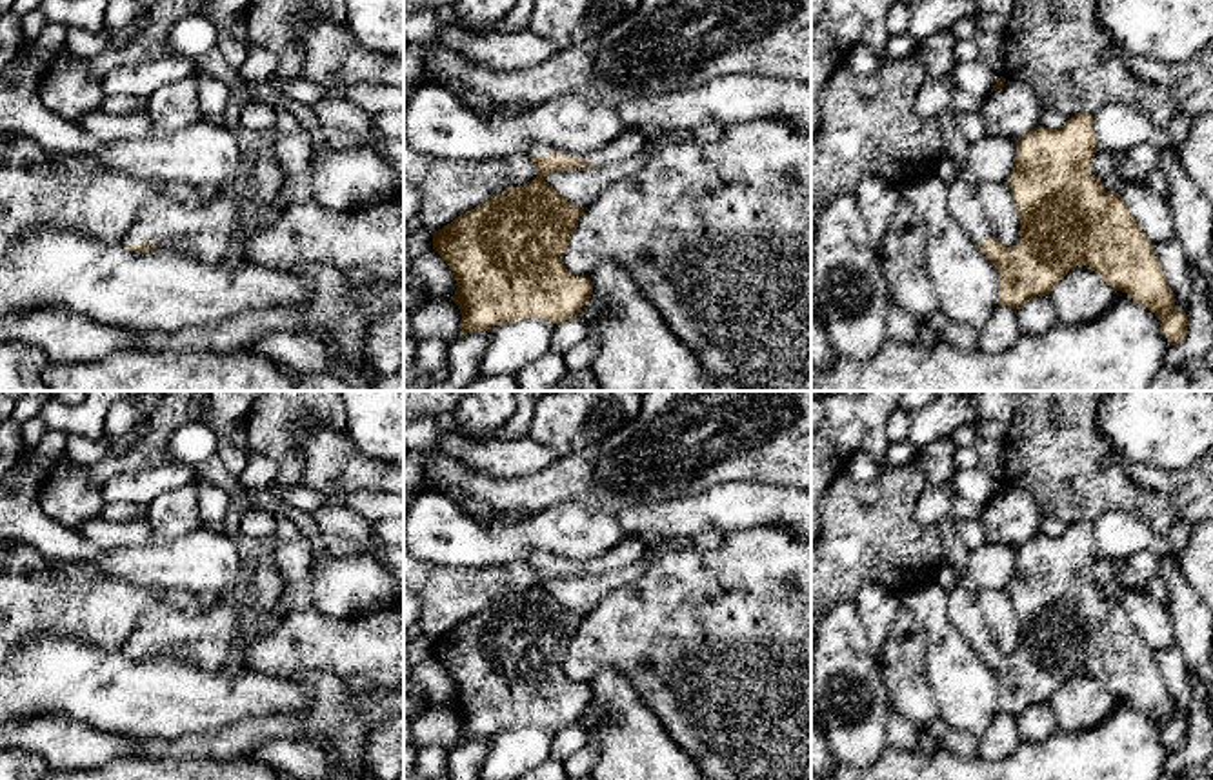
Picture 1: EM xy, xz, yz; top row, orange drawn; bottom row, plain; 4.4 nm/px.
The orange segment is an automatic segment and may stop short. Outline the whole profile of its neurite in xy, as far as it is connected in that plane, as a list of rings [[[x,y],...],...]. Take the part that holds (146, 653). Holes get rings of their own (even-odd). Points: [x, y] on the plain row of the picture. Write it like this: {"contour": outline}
{"contour": [[[269,556],[253,569],[246,602],[233,596],[209,609],[189,613],[162,598],[140,618],[124,651],[131,658],[149,658],[182,647],[202,669],[220,671],[229,649],[244,644],[238,631],[247,629],[246,616],[275,609],[282,593],[282,576],[276,556]]]}

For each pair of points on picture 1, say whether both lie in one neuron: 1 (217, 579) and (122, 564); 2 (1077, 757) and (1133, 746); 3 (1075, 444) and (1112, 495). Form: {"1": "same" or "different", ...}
{"1": "same", "2": "same", "3": "same"}

